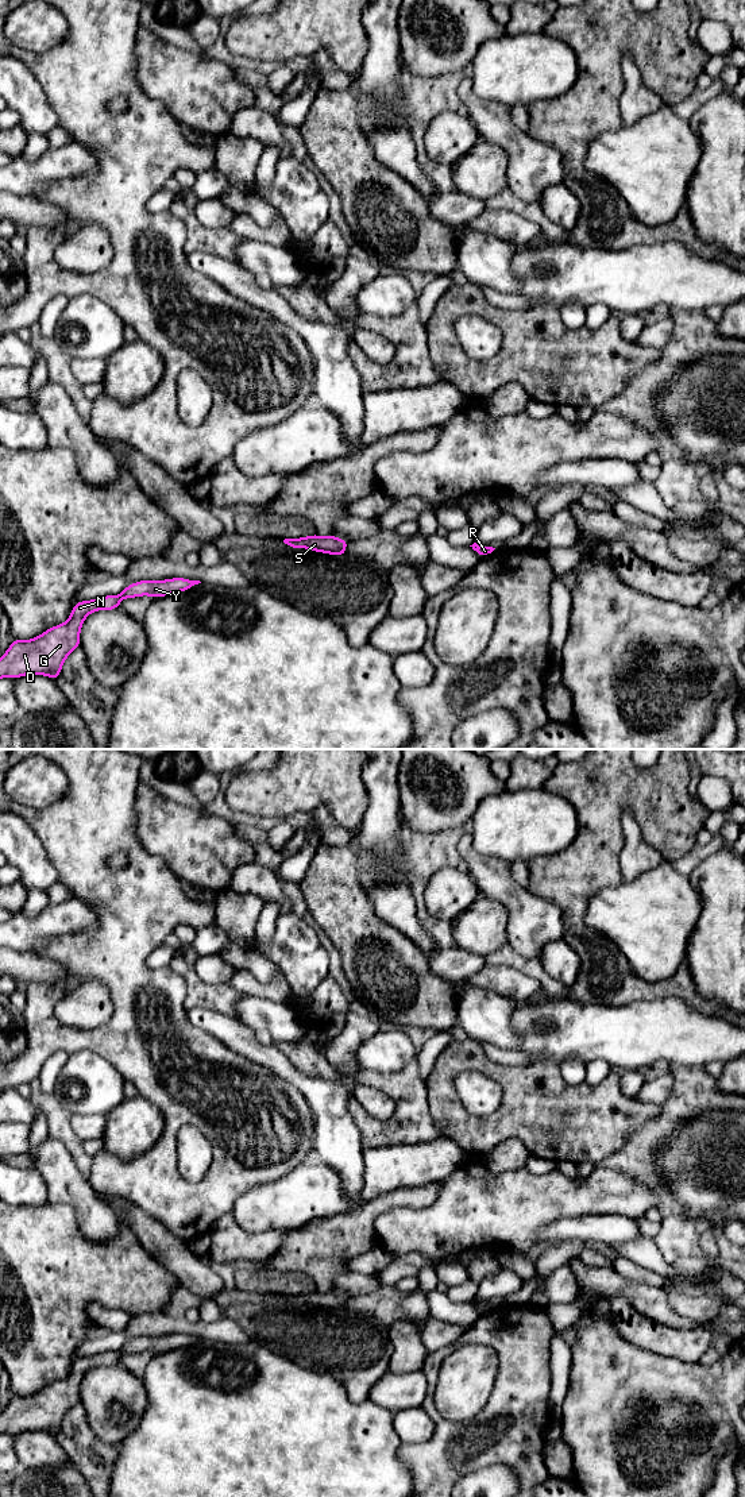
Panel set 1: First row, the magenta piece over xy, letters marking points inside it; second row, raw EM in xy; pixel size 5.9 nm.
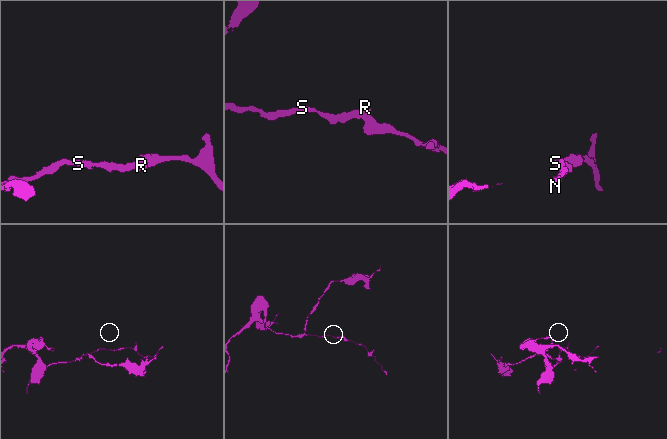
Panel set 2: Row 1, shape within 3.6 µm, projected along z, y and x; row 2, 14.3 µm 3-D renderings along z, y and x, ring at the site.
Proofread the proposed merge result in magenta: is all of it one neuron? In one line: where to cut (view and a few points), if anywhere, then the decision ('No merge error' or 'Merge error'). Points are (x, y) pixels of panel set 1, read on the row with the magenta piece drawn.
Split along xy (120, 594), (123, 598). Merge error

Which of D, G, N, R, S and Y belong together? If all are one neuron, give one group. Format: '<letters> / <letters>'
D G N / R S Y

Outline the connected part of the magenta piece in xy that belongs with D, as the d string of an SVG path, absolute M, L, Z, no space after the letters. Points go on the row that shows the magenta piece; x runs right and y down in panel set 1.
M119 594L77 602L66 622L47 629L36 638L12 640L8 651L0 657L0 679L46 675L57 680L69 653L80 647L84 620L96 610L117 609L123 599Z

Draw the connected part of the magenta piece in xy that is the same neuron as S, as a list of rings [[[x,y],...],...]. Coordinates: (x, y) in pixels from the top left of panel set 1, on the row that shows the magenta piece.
[[[312,535],[300,539],[285,539],[285,544],[290,545],[293,549],[306,548],[316,552],[331,553],[336,556],[344,556],[348,540],[340,540],[335,535],[321,537],[319,535]]]

